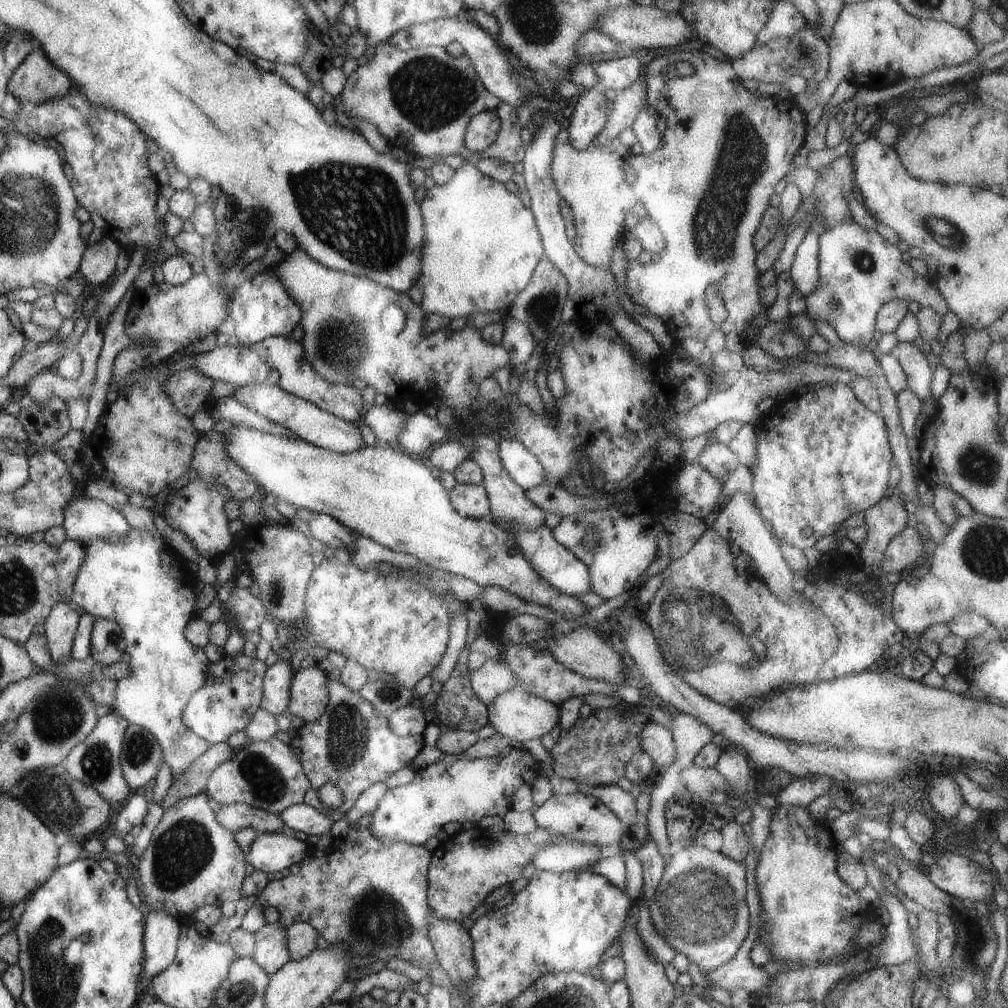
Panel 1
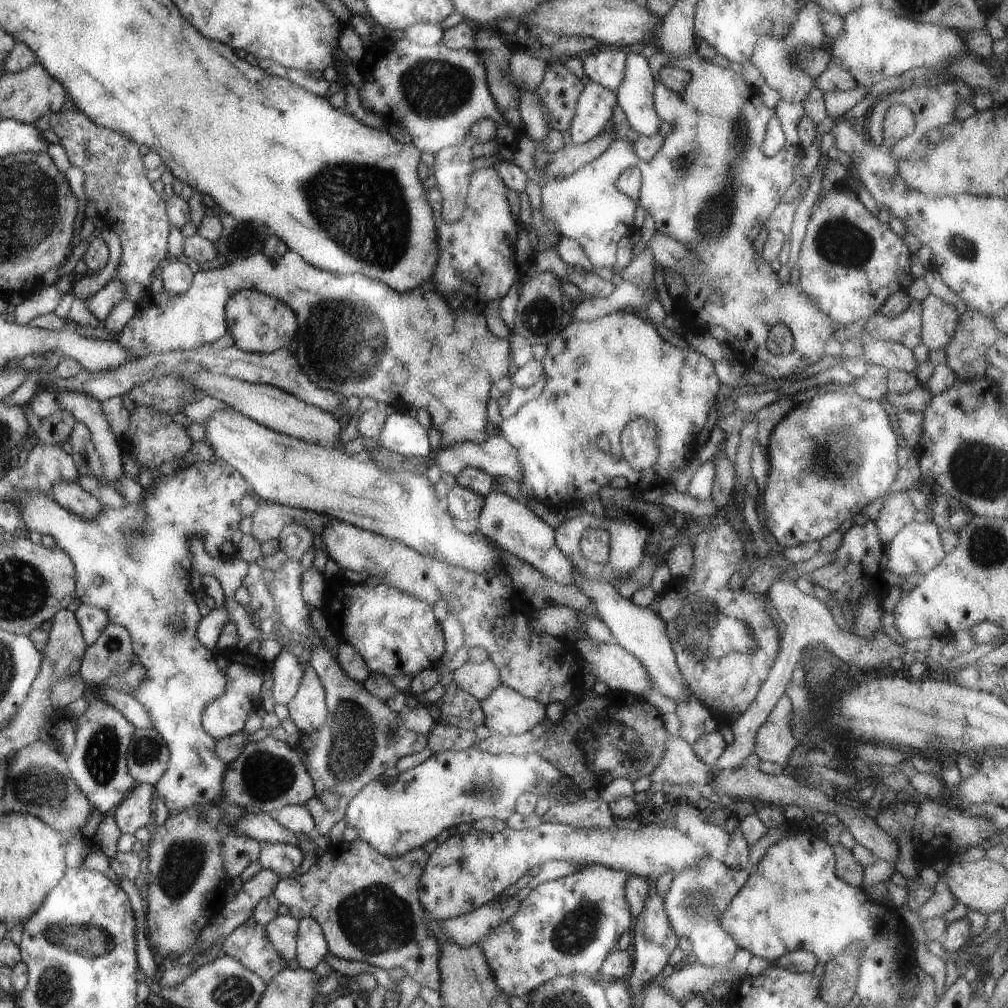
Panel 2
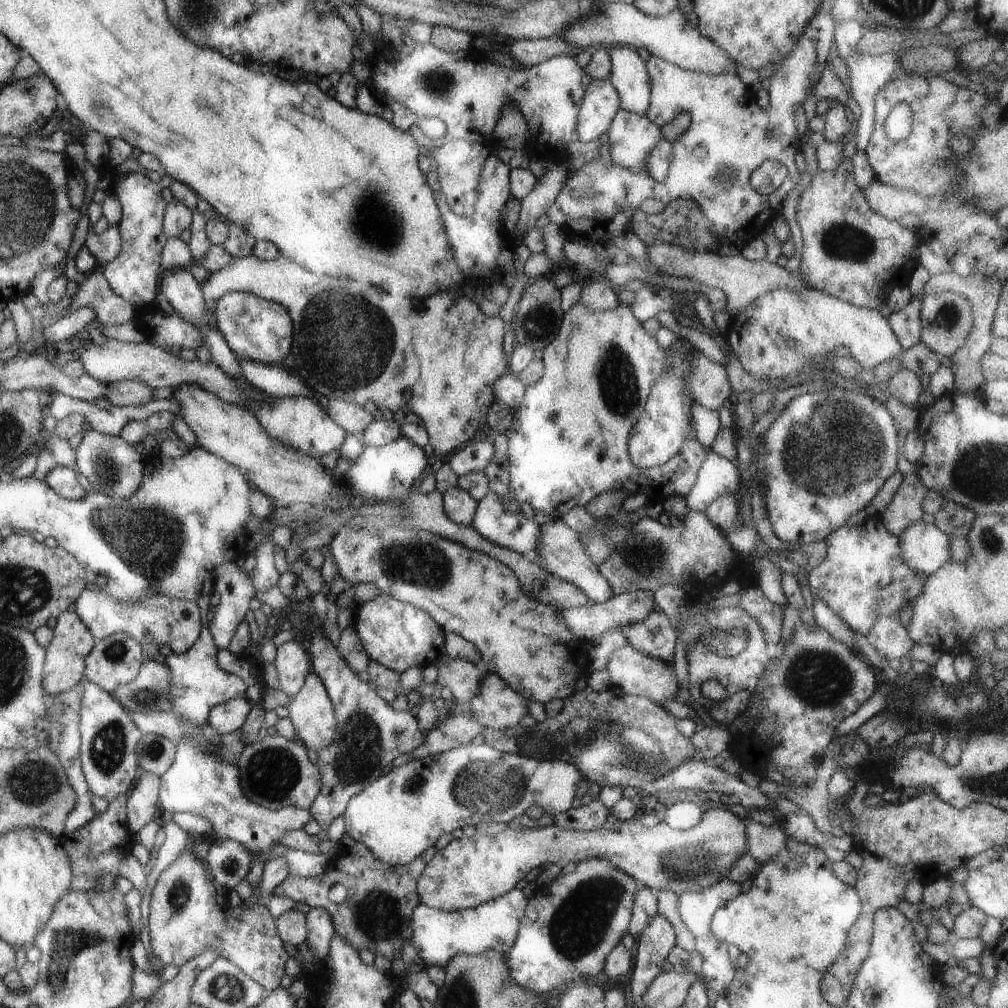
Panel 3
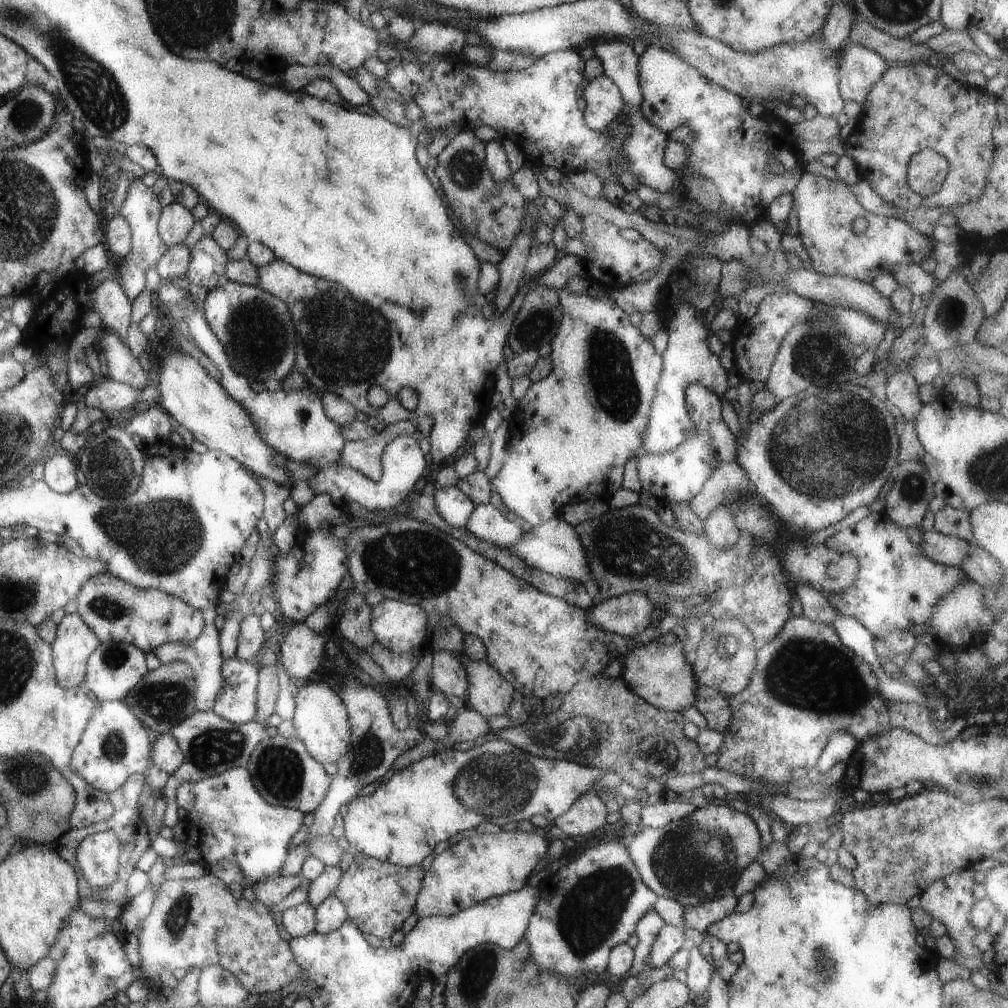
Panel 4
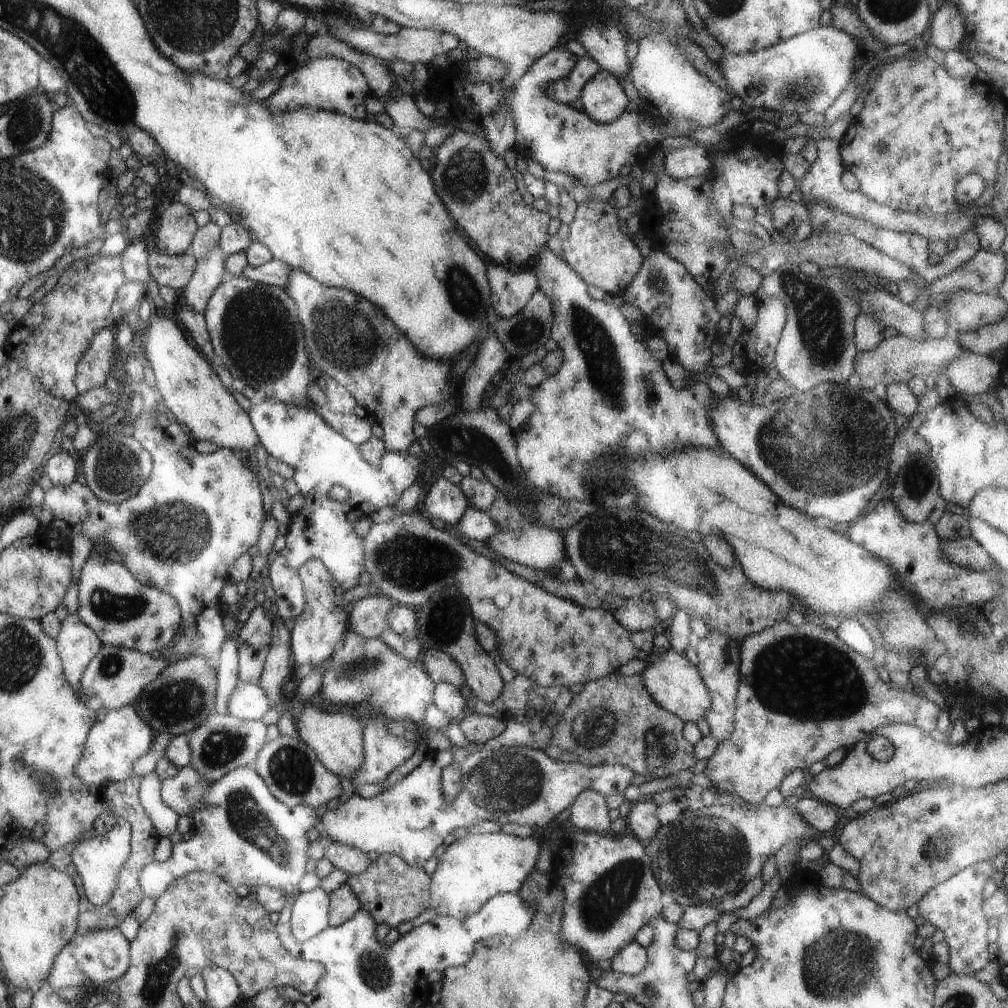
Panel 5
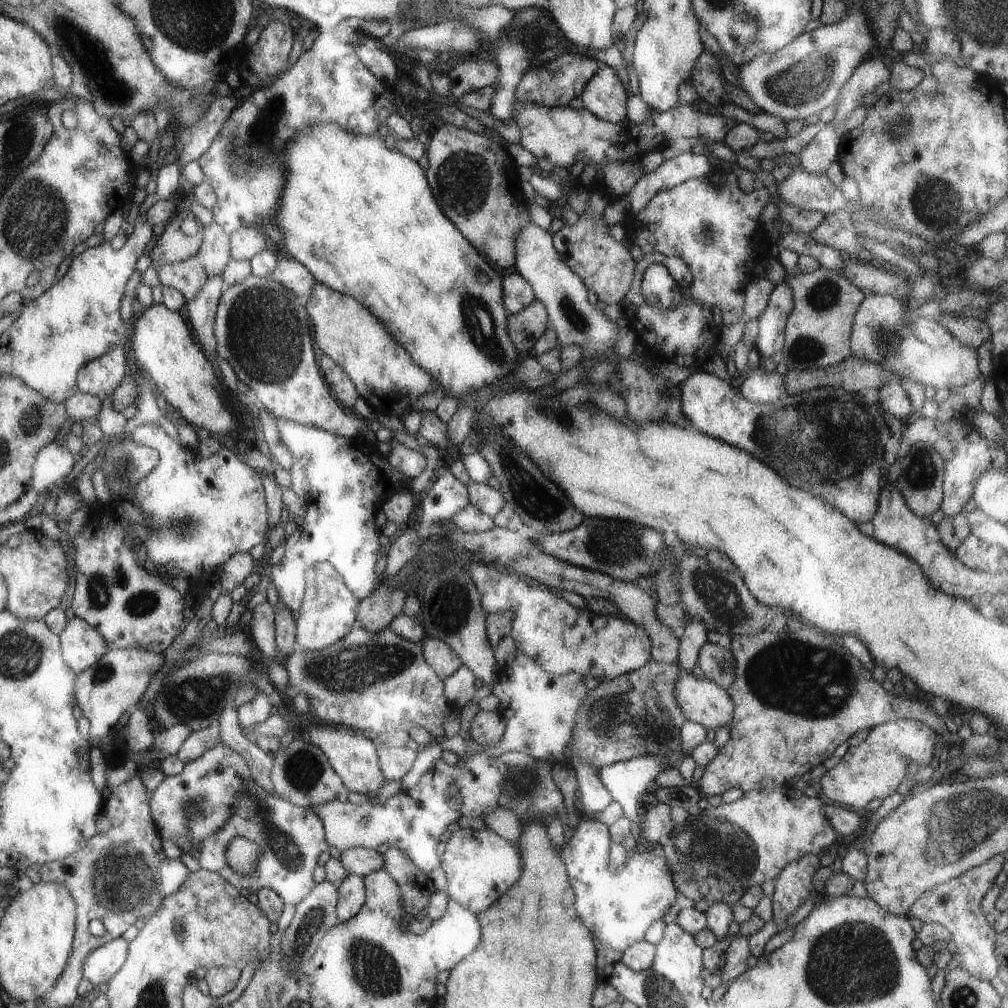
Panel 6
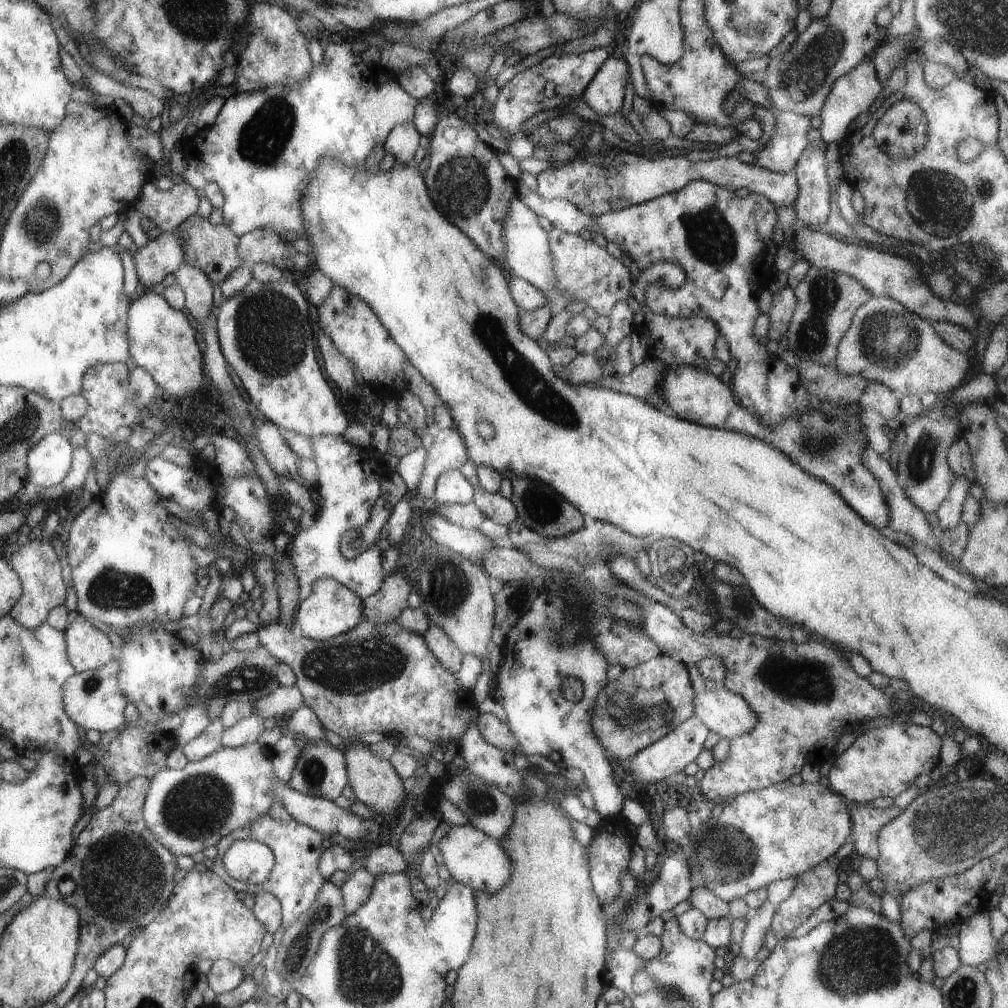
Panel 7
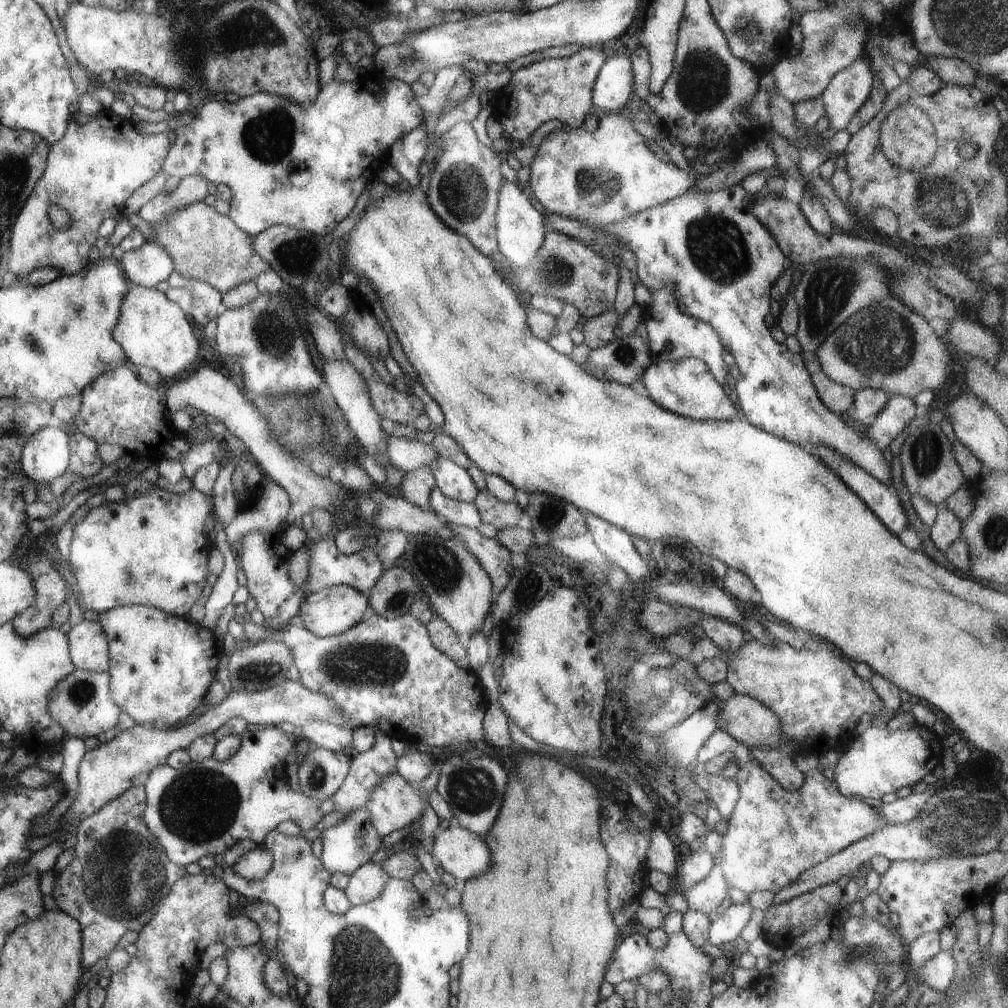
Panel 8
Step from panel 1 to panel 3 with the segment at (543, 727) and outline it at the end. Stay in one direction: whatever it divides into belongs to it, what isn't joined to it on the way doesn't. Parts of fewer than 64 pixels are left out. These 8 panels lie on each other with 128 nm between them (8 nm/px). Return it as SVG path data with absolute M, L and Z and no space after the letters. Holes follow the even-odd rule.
M483 673L478 691L468 700L470 715L482 726L511 728L527 714L527 700L495 673Z

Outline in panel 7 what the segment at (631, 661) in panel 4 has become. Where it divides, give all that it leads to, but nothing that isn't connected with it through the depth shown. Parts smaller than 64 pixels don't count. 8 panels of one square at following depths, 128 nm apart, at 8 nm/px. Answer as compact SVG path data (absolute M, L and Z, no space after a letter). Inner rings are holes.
M722 685L717 690L694 693L693 704L692 714L721 739L747 734L758 721L750 703Z

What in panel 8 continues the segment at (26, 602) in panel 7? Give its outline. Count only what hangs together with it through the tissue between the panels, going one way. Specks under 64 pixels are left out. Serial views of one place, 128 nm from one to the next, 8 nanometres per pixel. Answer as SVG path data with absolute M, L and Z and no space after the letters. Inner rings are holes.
M32 553L35 558L29 562L27 571L34 582L34 601L12 620L16 637L26 639L50 626L53 611L65 600L65 582L57 573L57 566L45 555Z

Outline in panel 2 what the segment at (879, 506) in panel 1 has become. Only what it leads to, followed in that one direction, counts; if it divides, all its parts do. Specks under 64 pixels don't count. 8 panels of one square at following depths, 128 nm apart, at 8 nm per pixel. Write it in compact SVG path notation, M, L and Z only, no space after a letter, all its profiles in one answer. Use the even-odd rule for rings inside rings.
M906 490L887 493L873 521L880 541L887 544L898 530L913 520L915 512Z

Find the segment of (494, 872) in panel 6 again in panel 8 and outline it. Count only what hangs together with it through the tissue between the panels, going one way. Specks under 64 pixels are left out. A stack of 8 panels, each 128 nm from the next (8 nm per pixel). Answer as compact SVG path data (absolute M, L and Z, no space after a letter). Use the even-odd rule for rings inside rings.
M449 826L431 844L434 864L451 874L458 882L464 882L487 870L487 850L481 844L483 838L457 826Z

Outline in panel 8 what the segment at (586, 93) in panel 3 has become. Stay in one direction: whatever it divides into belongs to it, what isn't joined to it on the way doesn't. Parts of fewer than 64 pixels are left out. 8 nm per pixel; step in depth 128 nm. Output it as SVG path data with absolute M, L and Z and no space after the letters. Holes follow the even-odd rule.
M629 56L609 58L601 65L591 89L592 112L602 115L624 111L632 92L632 62Z

